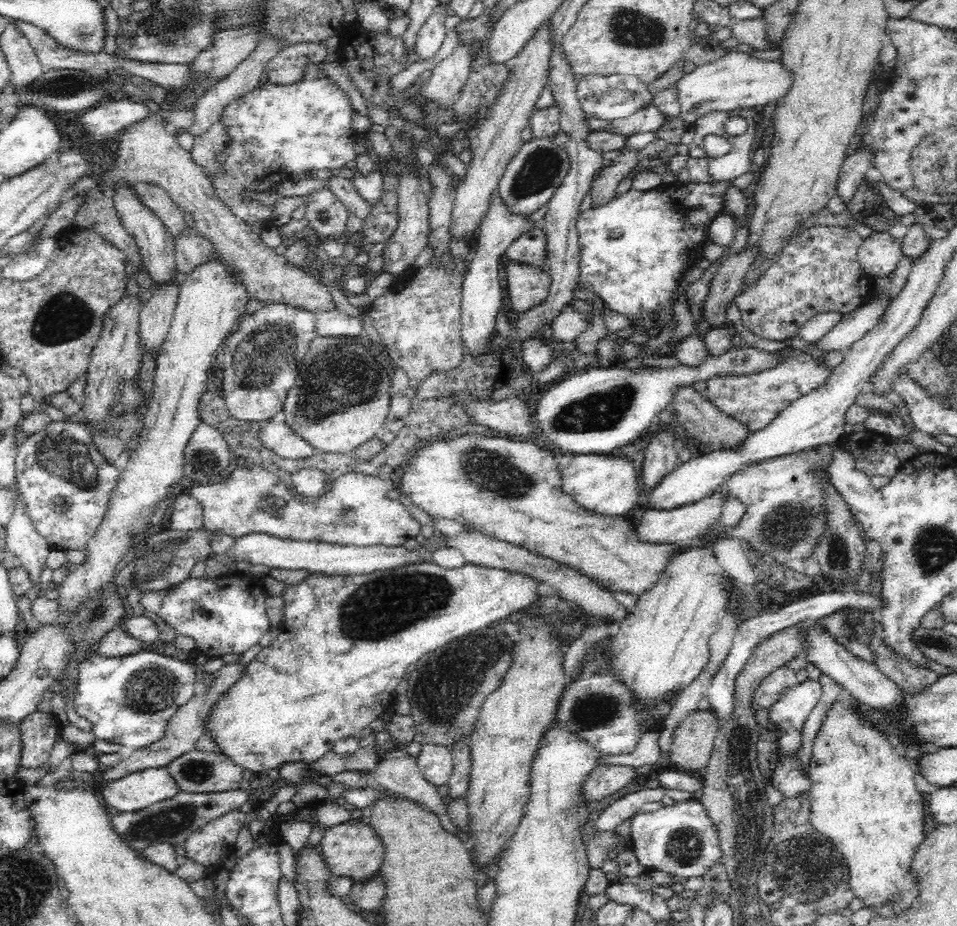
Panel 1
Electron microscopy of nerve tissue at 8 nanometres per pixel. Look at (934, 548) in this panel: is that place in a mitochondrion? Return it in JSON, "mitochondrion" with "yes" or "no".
{"mitochondrion":"yes"}

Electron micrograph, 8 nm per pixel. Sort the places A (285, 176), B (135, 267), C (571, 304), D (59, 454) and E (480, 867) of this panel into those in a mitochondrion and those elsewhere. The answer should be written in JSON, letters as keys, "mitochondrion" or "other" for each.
{"A":"other","B":"other","C":"other","D":"mitochondrion","E":"other"}

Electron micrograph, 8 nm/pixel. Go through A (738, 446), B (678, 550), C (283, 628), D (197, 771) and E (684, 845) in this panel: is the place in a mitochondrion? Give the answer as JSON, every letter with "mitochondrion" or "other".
{"A":"other","B":"other","C":"other","D":"mitochondrion","E":"mitochondrion"}

